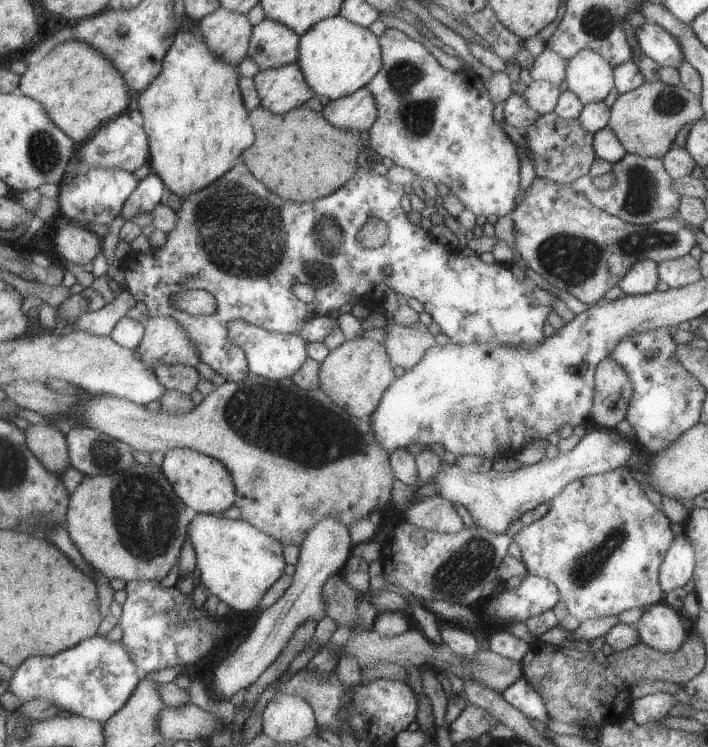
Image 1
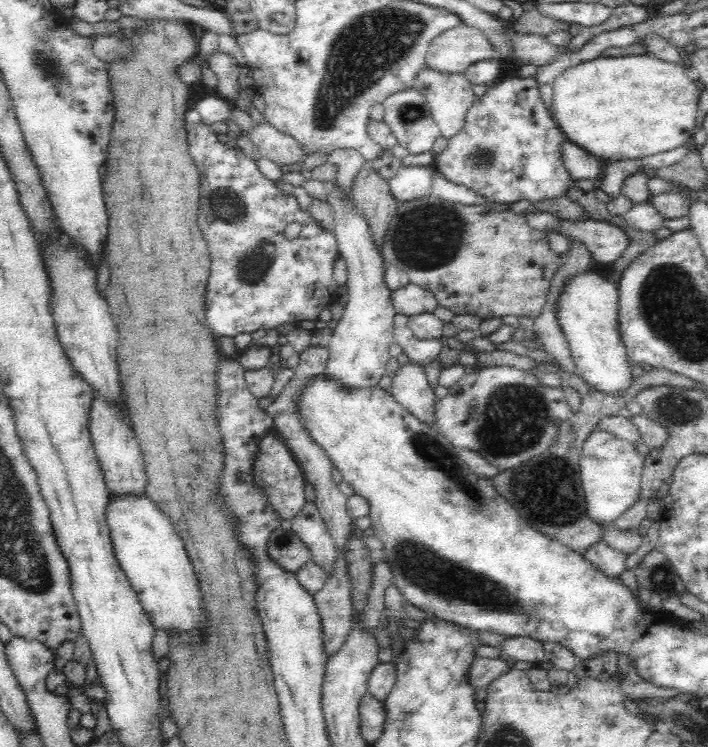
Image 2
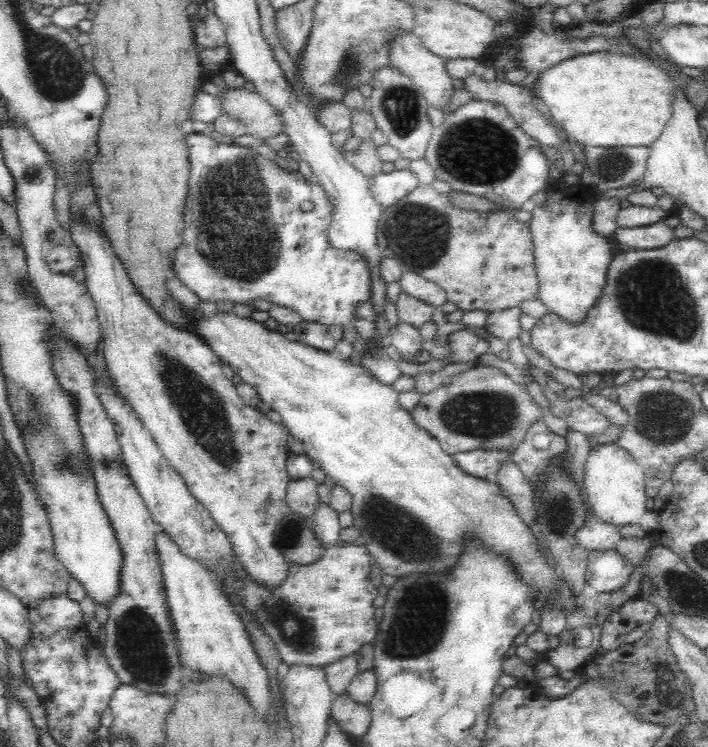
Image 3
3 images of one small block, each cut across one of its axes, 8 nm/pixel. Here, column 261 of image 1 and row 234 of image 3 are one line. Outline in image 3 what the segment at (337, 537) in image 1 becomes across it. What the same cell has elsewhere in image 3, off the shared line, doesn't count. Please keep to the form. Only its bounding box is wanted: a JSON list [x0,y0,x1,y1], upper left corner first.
[613,220,676,250]

